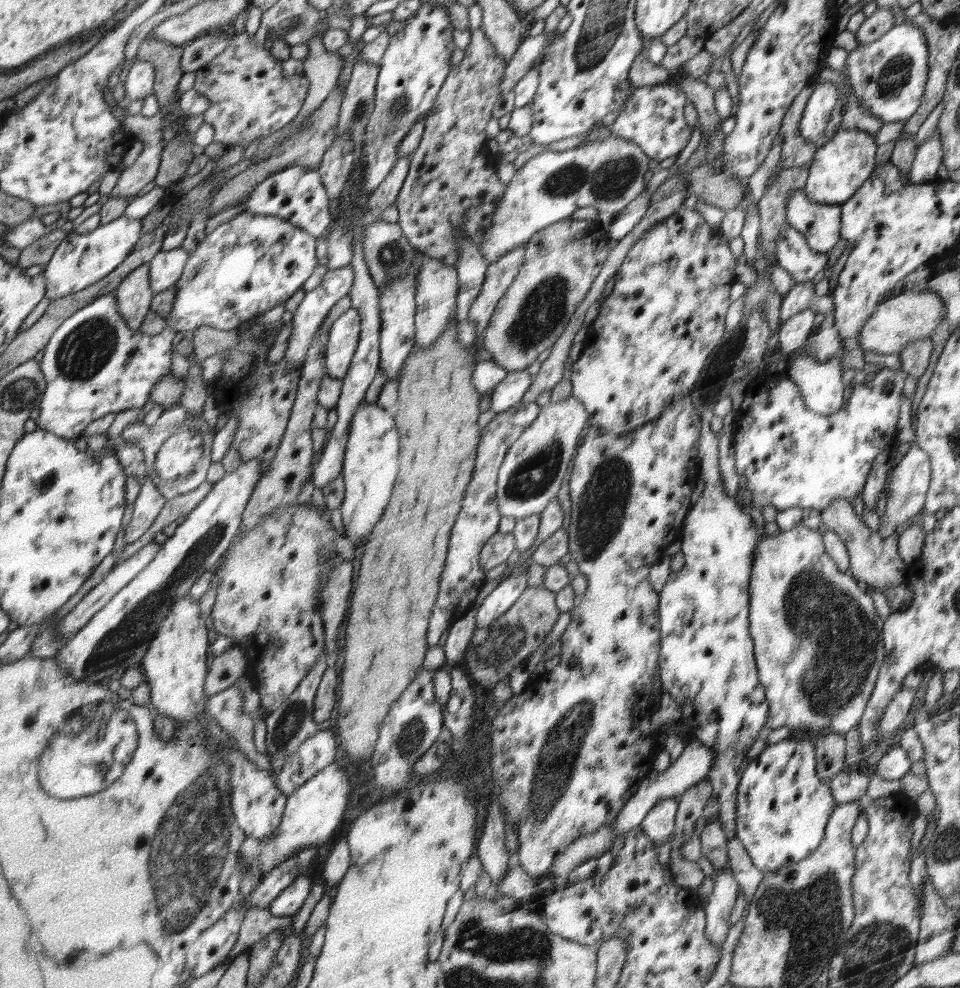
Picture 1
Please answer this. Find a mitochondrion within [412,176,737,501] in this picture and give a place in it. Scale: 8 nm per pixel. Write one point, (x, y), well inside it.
(542, 309)

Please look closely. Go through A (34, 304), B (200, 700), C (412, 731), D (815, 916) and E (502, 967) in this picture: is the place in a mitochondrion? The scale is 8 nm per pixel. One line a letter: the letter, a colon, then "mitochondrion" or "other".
A: other
B: other
C: mitochondrion
D: mitochondrion
E: mitochondrion

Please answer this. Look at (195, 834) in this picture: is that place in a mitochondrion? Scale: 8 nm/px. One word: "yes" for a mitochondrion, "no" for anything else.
yes

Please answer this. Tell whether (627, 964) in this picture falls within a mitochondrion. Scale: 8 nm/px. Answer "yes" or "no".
no

